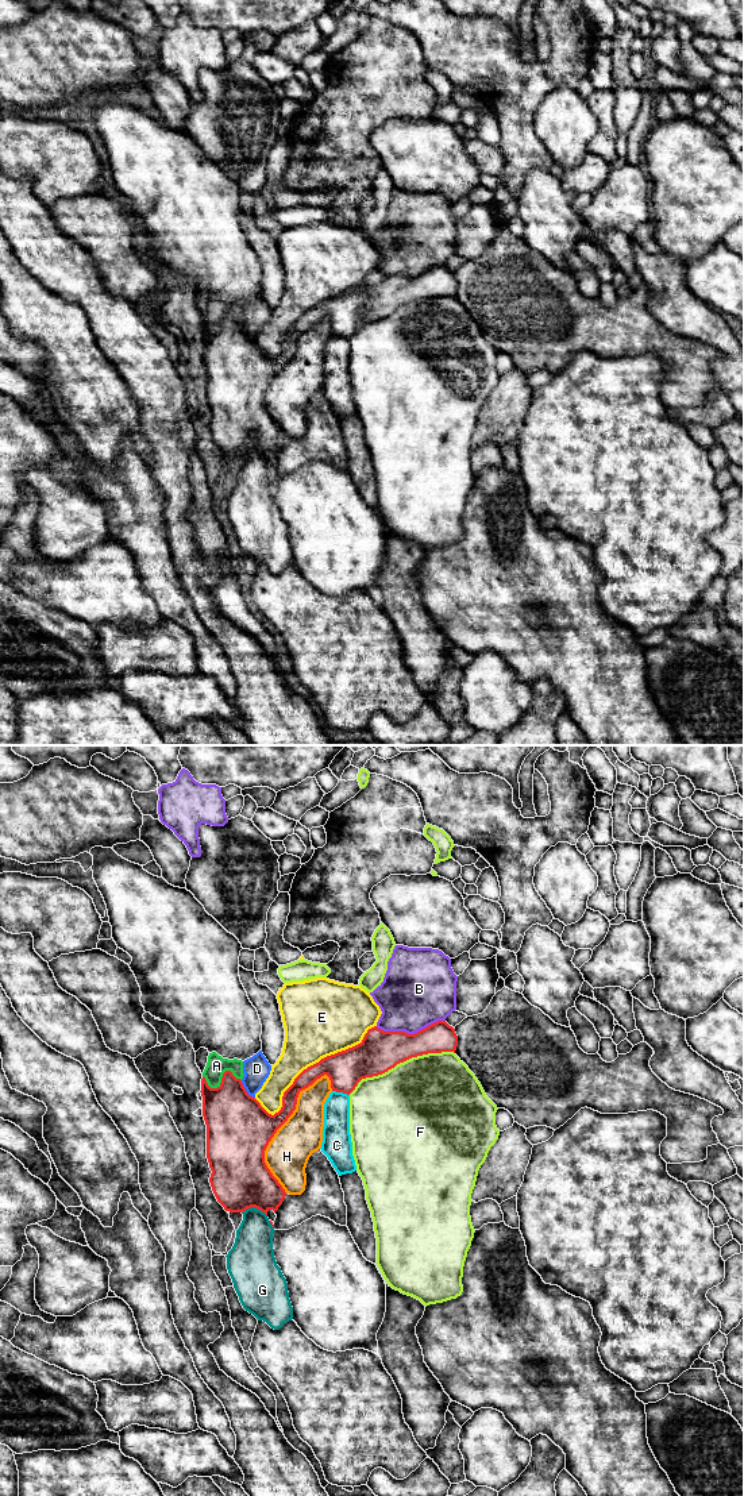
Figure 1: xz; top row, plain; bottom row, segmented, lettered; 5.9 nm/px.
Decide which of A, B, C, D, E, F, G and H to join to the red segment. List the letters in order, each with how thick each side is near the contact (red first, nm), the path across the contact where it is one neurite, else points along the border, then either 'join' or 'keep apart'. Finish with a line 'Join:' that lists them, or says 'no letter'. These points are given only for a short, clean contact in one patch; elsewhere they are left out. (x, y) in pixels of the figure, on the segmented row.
A: 340/120 nm | along xz (203, 1075), (211, 1087), (219, 1084), (226, 1071), (241, 1080) | keep apart
B: 240/400 nm | keep apart
C: 220/160 nm | along xz (332, 1090), (349, 1095) | keep apart
D: 380/160 nm | along xz (241, 1080), (245, 1090), (254, 1098) | keep apart
E: 220/380 nm | keep apart
F: 240/480 nm | keep apart
G: 360/240 nm | keep apart
H: 380/260 nm | keep apart
Join: no letter

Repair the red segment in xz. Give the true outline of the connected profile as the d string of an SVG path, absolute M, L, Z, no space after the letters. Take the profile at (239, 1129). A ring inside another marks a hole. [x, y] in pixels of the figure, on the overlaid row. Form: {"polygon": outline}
{"polygon": "M437 1021L415 1034L383 1032L374 1026L367 1030L361 1044L327 1056L304 1069L284 1092L282 1107L274 1115L247 1094L242 1080L236 1079L231 1071L223 1073L217 1088L211 1088L203 1076L200 1092L207 1125L207 1158L212 1171L209 1183L217 1202L230 1212L243 1212L255 1207L267 1215L269 1210L274 1212L278 1210L286 1192L267 1168L265 1150L277 1130L296 1110L298 1094L321 1076L329 1077L332 1091L350 1095L362 1079L382 1075L412 1057L442 1052L455 1053L456 1046L455 1029L446 1021Z"}

